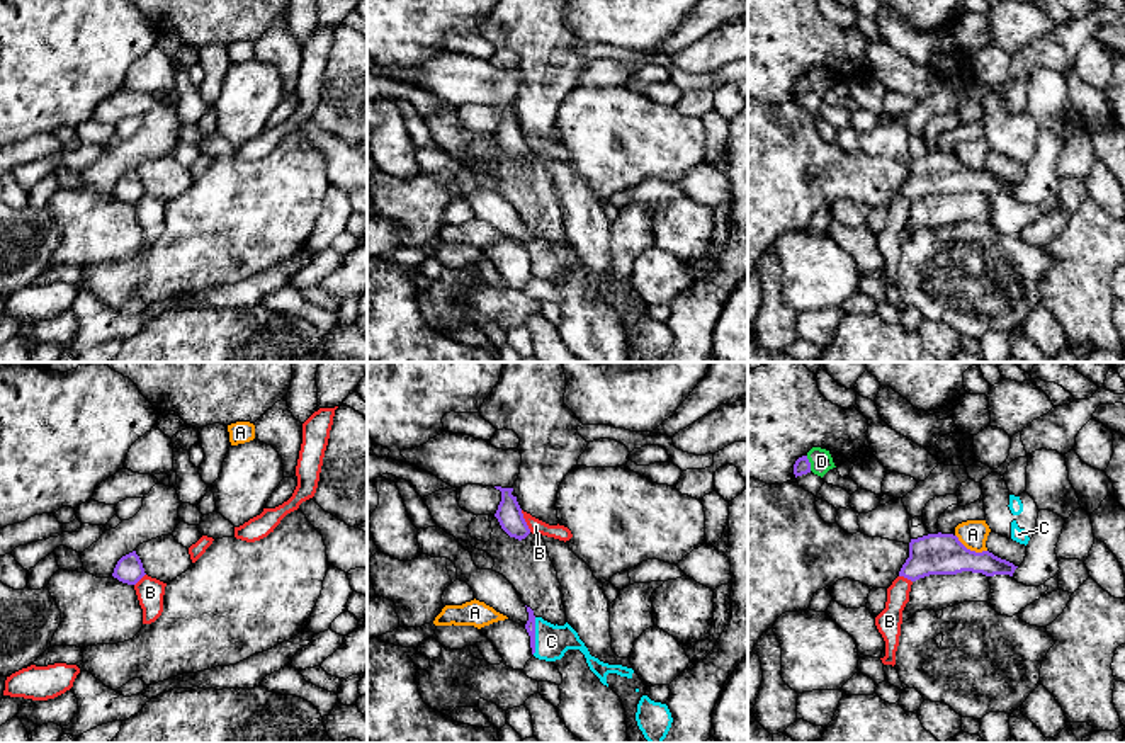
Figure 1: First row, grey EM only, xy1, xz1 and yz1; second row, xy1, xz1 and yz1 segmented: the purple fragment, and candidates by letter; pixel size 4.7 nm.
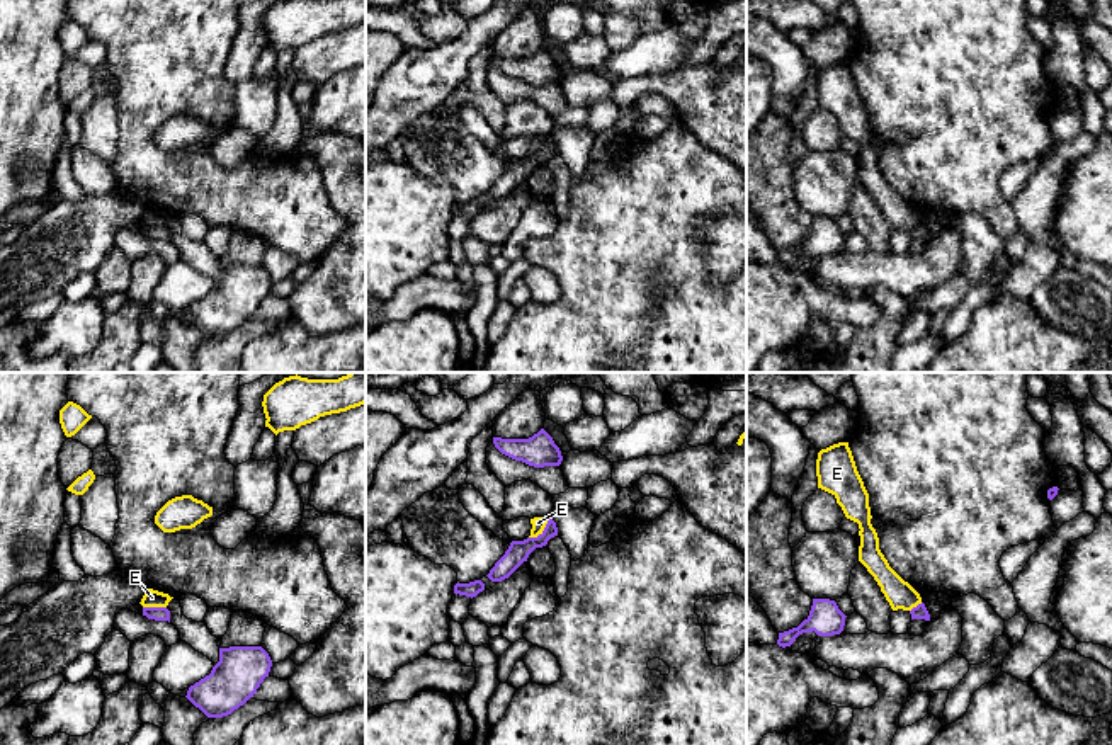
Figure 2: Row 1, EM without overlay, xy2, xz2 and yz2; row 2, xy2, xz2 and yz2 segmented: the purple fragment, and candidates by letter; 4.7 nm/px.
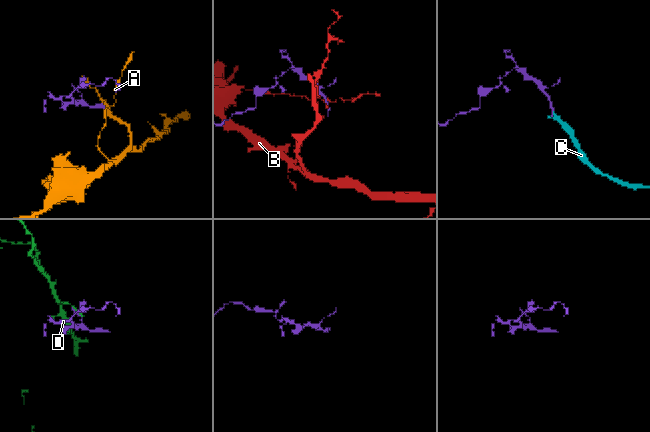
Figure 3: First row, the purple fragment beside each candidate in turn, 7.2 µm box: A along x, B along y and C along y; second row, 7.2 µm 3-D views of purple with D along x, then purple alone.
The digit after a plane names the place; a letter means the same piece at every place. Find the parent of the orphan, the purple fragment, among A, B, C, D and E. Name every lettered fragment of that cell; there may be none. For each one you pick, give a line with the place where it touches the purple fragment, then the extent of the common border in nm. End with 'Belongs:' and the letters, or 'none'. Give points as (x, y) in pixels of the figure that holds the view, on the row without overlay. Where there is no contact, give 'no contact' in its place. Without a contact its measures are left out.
C: xz1 (534, 255) | 180 nm
Belongs: C

